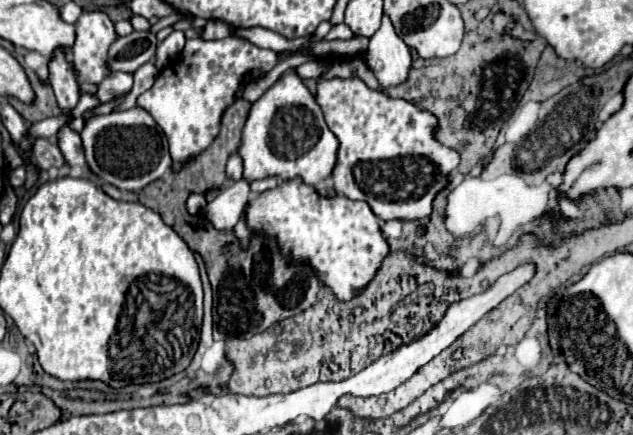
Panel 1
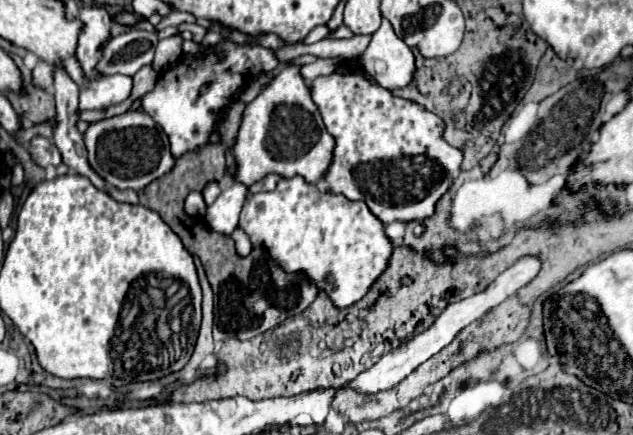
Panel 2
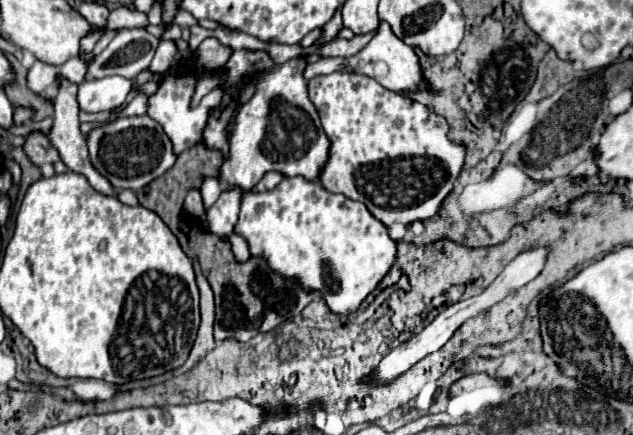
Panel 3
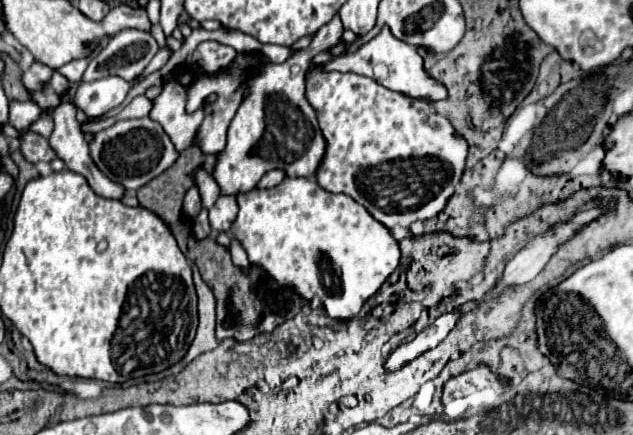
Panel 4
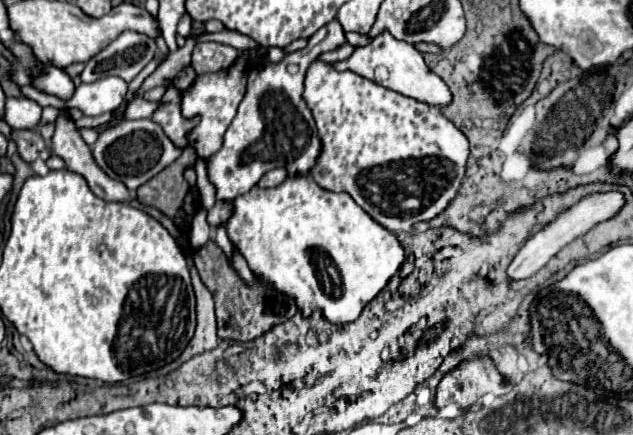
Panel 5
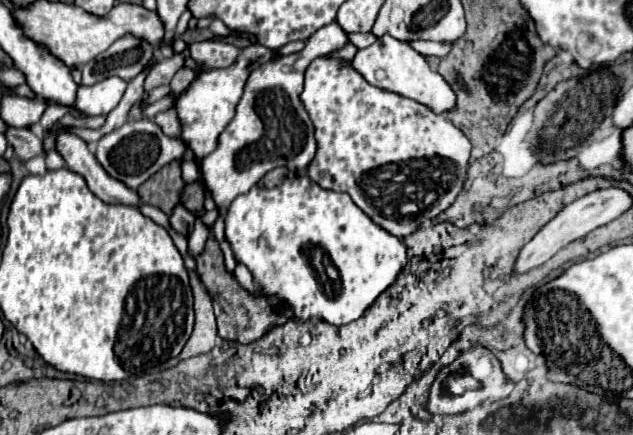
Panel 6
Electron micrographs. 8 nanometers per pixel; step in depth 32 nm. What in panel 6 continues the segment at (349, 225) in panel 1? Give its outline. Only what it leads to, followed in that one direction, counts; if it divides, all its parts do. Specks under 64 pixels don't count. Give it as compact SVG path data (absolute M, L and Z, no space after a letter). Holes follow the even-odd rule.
M306 174L288 176L280 186L268 190L252 186L246 194L236 196L224 218L224 236L234 252L234 260L250 270L260 292L286 302L298 322L316 318L342 326L358 320L408 264L406 246L400 238L374 224L348 194L324 190L308 180Z

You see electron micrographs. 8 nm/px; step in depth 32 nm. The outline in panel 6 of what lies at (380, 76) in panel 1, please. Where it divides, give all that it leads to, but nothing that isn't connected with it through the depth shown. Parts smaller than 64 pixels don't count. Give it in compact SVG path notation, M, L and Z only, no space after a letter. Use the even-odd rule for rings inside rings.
M382 36L372 46L358 50L352 64L372 86L380 90L412 98L440 116L446 116L448 112L456 110L456 92L452 90L452 86L438 72L432 72L426 64L426 58L414 48L410 48L406 42L400 42L392 36Z

